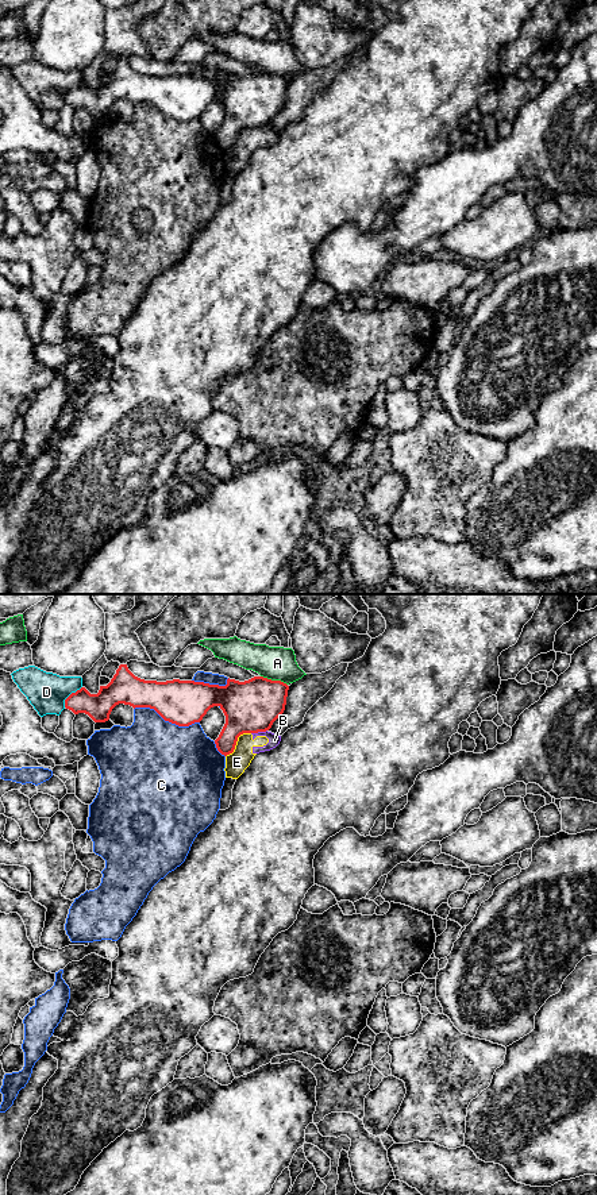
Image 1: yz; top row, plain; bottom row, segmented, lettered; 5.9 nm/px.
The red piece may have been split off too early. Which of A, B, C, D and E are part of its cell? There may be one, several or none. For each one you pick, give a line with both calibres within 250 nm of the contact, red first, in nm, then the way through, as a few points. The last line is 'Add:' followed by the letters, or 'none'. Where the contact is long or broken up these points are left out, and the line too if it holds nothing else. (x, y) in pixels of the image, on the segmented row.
Add: none

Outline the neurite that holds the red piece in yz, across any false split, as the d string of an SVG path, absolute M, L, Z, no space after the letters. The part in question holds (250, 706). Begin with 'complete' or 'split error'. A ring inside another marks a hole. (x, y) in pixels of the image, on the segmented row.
complete | M120 664L111 682L107 686L100 686L97 694L90 694L85 687L81 687L65 699L65 708L74 714L85 713L95 722L105 722L109 720L112 709L119 703L124 703L134 709L154 709L165 721L178 726L189 726L200 722L211 708L219 706L226 716L226 724L215 744L217 751L227 756L234 752L240 735L266 732L271 728L273 722L285 710L288 690L286 683L263 676L254 676L244 682L228 678L226 686L180 679L145 681L135 676L127 664Z

